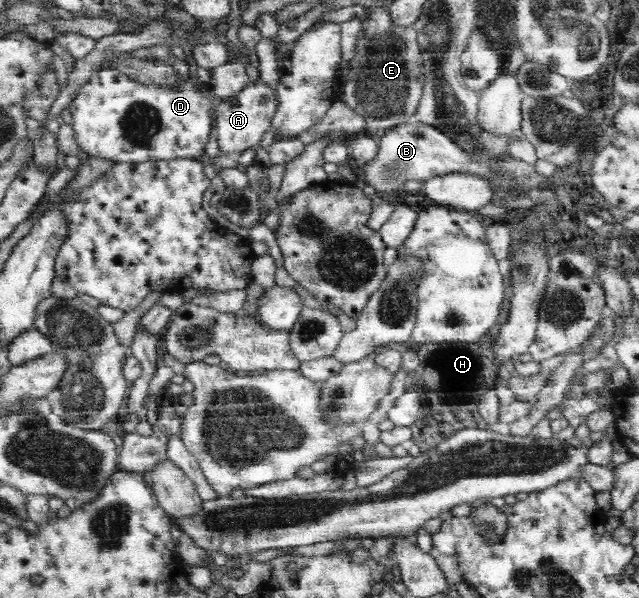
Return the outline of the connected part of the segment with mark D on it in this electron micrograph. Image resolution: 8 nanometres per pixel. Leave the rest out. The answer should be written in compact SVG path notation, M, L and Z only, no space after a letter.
M102 69L94 72L86 85L77 93L70 104L72 127L75 142L81 152L92 158L103 158L115 163L142 163L146 160L173 160L176 158L197 159L205 152L209 142L209 132L213 130L213 110L221 104L222 99L209 86L201 88L199 82L193 82L191 74L183 80L177 74L175 83L143 84L124 75L117 69Z

